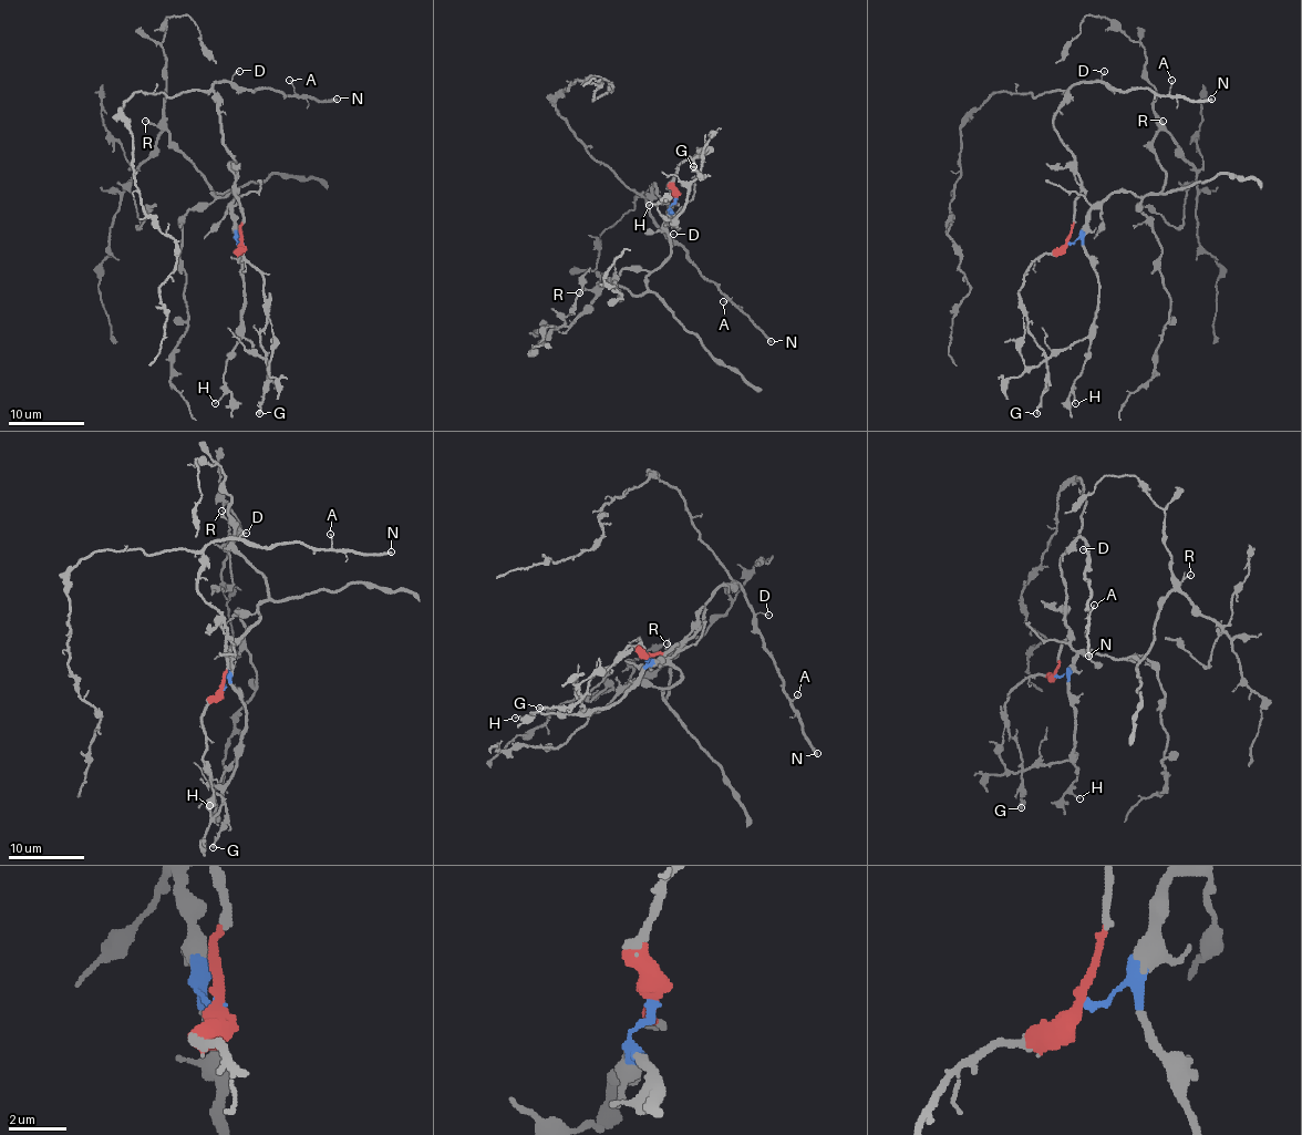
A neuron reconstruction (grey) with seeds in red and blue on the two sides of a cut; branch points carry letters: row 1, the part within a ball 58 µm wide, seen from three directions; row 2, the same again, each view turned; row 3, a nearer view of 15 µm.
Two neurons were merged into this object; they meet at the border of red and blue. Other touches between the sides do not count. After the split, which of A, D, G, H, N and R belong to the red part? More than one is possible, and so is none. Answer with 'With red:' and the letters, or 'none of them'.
With red: A, D, G, N

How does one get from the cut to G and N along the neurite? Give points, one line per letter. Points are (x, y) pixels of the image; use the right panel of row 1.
G: (1068, 241), (1040, 255), (1023, 276), (1019, 291), (1019, 307), (1047, 364), (1047, 389), (1036, 413)
N: (1068, 241), (1080, 177), (1053, 125), (1065, 95), (1074, 85), (1105, 82), (1127, 91), (1211, 99)

